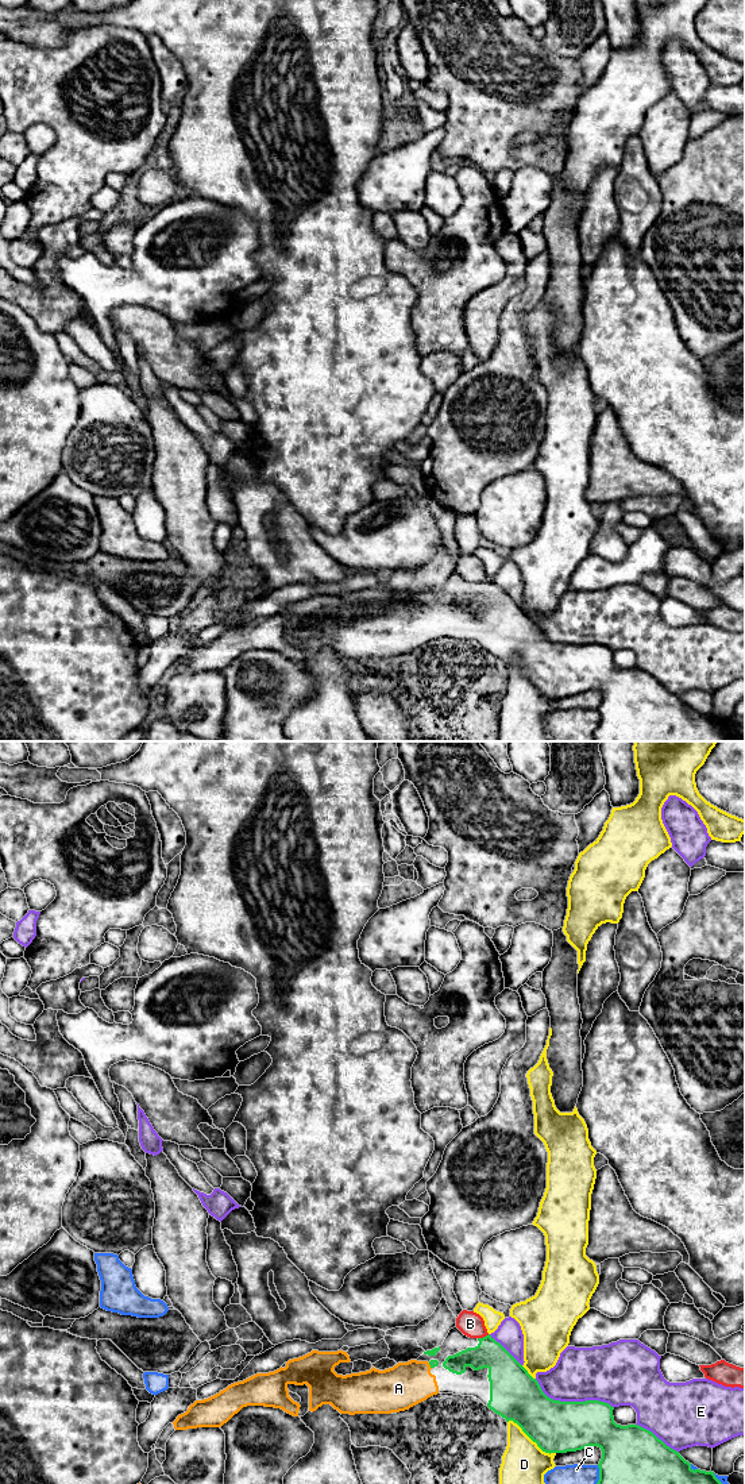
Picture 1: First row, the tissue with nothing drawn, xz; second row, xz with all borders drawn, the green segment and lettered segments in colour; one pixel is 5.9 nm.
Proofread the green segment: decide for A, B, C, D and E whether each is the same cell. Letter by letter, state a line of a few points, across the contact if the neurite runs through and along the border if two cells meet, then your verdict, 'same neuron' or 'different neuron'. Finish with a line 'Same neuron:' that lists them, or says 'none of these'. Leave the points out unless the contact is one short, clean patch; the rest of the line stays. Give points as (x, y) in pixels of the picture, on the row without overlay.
A: line xz (433, 606), (429, 608), (398, 632); same neuron
B: different neuron
C: different neuron
D: different neuron
E: different neuron
Same neuron: A

